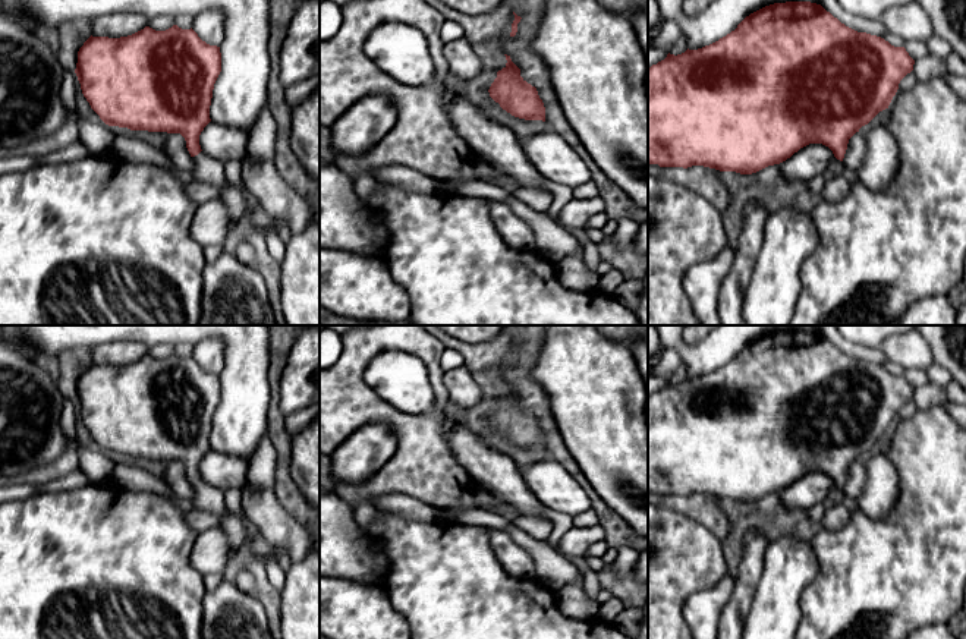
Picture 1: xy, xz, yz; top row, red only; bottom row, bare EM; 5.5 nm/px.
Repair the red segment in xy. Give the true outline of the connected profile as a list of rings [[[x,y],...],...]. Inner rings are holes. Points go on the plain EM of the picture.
[[[177,353],[166,359],[145,355],[120,366],[91,363],[78,380],[75,397],[84,425],[106,453],[180,462],[193,487],[192,509],[218,514],[220,528],[230,545],[237,548],[248,541],[251,525],[233,514],[224,503],[224,491],[205,482],[199,473],[199,463],[211,450],[210,434],[220,400],[220,375],[202,369],[192,356],[182,358]]]

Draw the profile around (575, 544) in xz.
[[[600,525],[592,528],[573,526],[561,538],[558,553],[567,560],[586,557],[588,548],[604,538],[605,532]]]

